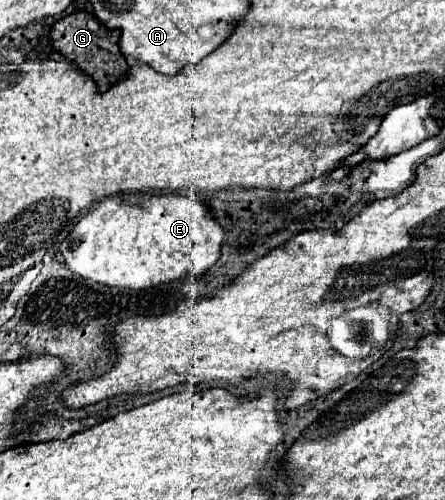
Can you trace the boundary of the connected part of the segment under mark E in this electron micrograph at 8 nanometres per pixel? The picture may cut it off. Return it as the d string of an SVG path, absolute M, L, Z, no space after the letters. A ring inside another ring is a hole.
M192 190L185 195L121 194L104 198L72 228L66 240L62 240L60 252L66 260L66 266L74 274L80 274L82 278L94 280L104 286L144 290L178 278L200 276L220 258L224 240L222 226L214 218L210 218L209 215L212 213L200 204L200 201L201 199ZM136 218L142 224L134 226Z

